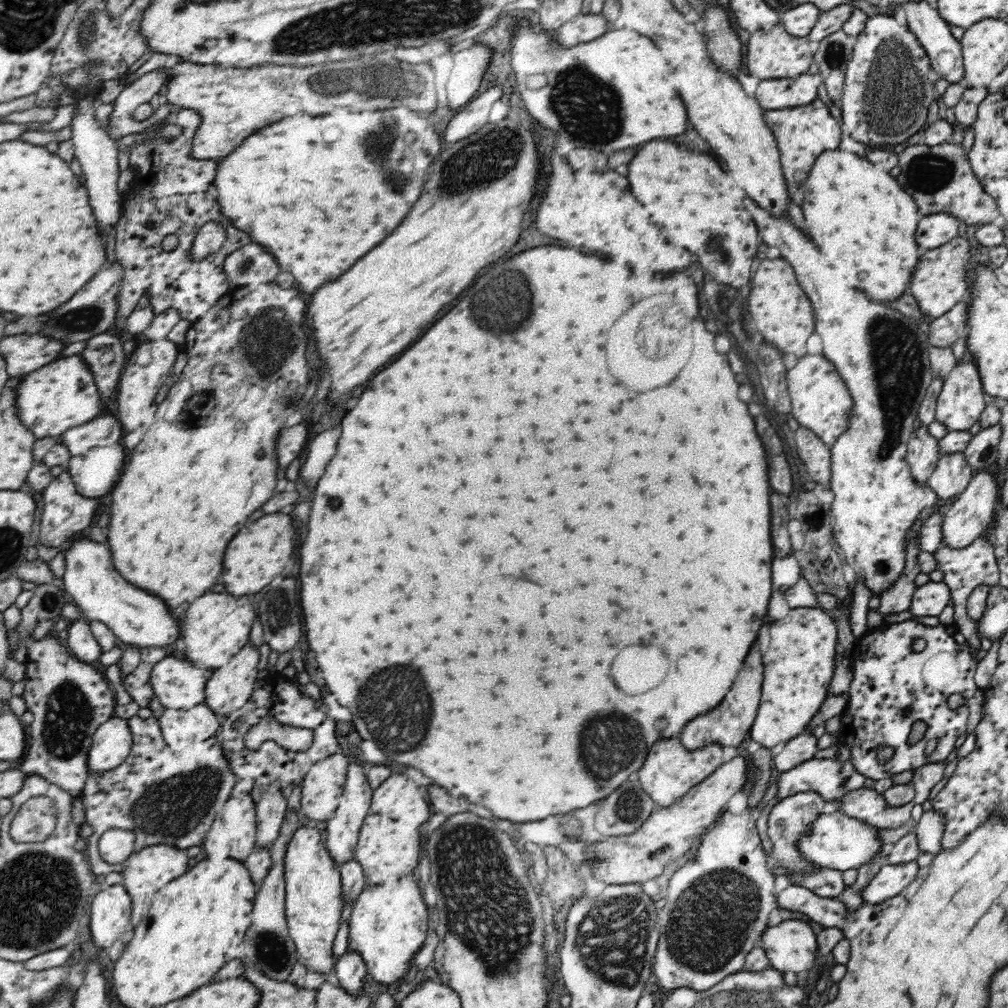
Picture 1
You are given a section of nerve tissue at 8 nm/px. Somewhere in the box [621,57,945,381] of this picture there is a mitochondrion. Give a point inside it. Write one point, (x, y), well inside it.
(715, 243)

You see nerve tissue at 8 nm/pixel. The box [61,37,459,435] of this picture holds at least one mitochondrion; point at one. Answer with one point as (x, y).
(271, 341)

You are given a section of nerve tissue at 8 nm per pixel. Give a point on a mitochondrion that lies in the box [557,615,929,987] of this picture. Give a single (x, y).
(708, 928)

